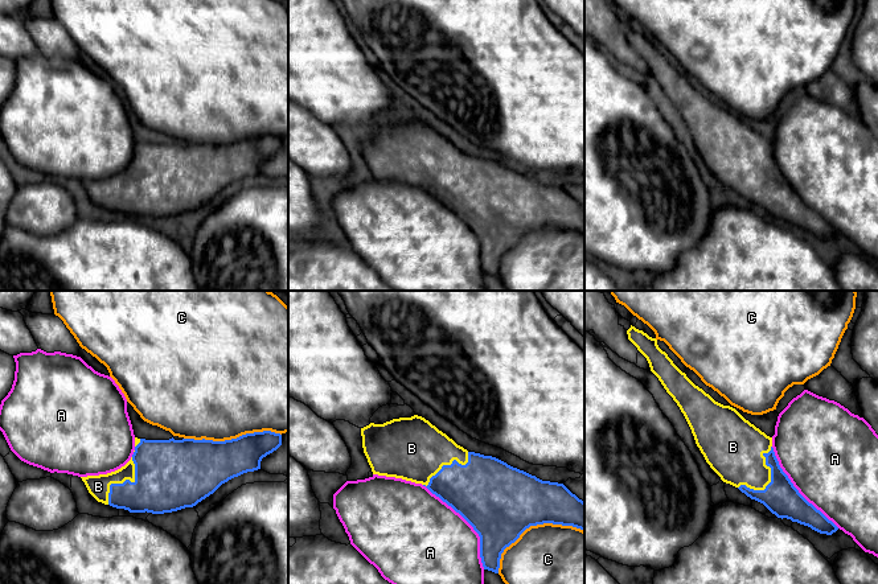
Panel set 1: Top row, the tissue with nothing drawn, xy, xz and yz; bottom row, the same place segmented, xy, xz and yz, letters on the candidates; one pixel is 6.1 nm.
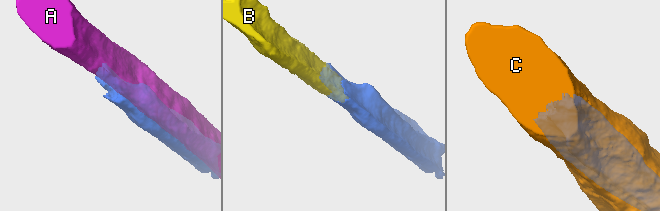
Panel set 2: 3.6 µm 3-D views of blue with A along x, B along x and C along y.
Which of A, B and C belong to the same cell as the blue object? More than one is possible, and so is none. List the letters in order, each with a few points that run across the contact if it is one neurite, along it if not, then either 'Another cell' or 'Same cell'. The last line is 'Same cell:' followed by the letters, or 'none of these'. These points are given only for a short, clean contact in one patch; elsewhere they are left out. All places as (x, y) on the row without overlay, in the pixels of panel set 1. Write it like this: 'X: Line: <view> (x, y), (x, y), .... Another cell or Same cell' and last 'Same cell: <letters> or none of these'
A: Another cell
B: Same cell
C: Another cell
Same cell: B

